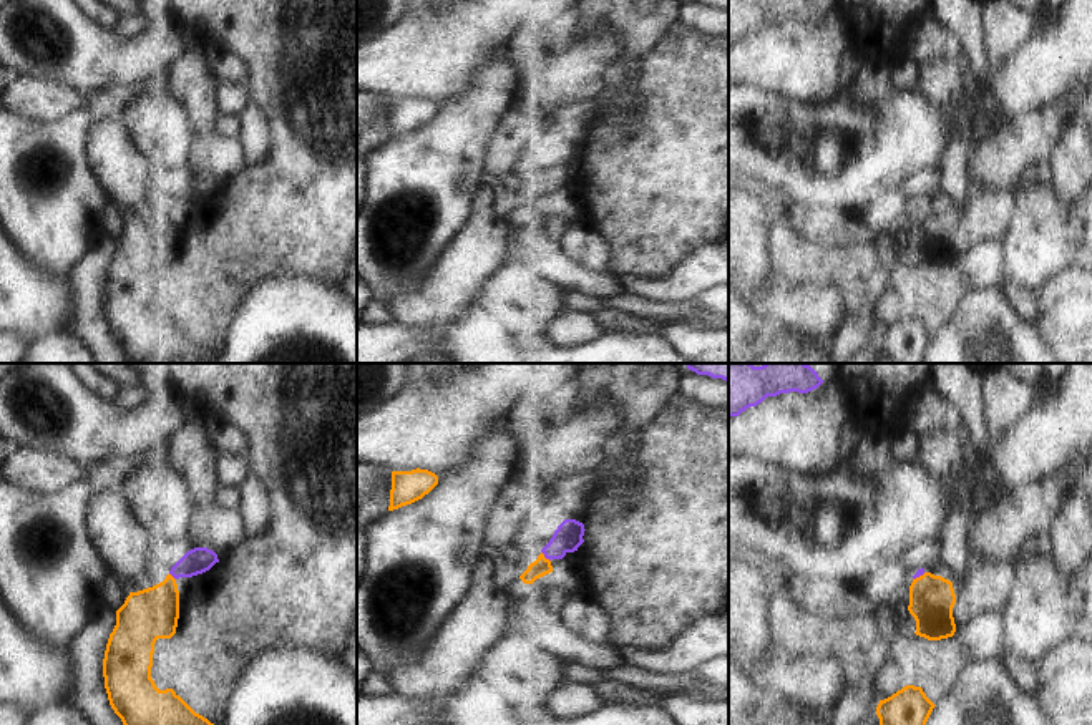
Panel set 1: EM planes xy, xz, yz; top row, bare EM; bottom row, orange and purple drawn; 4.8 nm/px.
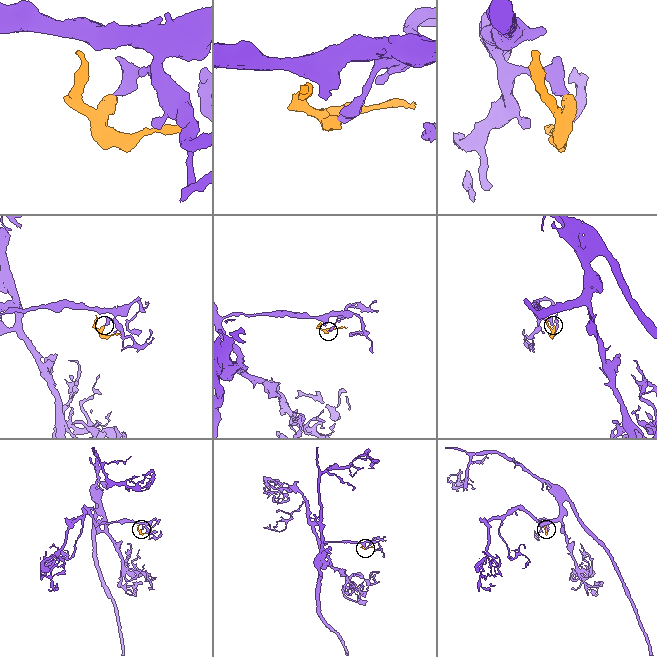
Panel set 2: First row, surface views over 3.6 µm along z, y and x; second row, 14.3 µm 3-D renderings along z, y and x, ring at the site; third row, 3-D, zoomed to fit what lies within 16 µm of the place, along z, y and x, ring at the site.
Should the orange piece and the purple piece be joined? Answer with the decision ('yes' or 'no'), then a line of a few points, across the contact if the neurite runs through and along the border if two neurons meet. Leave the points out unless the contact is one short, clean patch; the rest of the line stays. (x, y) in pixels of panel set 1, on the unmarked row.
no; line xz (541, 180), (550, 189)

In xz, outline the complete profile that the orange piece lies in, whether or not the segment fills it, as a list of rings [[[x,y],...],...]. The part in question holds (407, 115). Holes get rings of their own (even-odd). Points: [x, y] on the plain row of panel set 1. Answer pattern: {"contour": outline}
{"contour": [[[428,98],[392,100],[388,139],[412,133],[438,113],[438,105]]]}

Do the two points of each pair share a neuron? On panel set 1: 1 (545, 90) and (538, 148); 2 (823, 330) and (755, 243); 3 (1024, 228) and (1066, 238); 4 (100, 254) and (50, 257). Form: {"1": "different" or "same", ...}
{"1": "same", "2": "same", "3": "same", "4": "different"}

